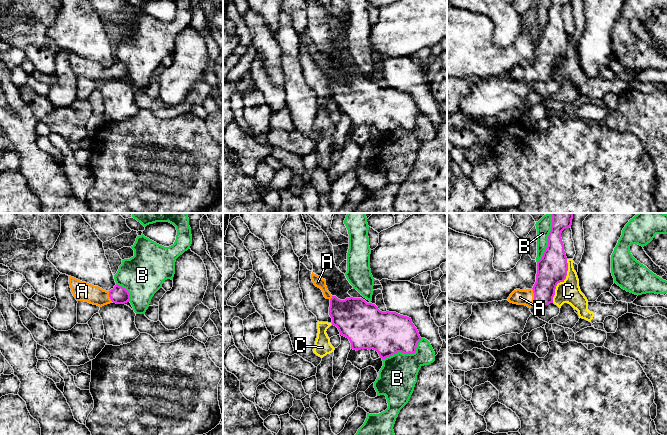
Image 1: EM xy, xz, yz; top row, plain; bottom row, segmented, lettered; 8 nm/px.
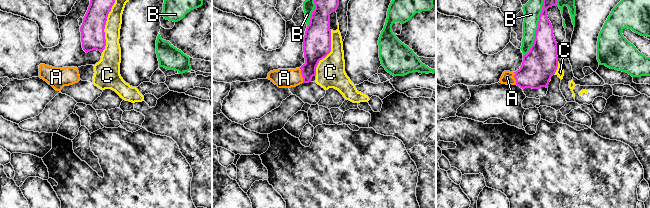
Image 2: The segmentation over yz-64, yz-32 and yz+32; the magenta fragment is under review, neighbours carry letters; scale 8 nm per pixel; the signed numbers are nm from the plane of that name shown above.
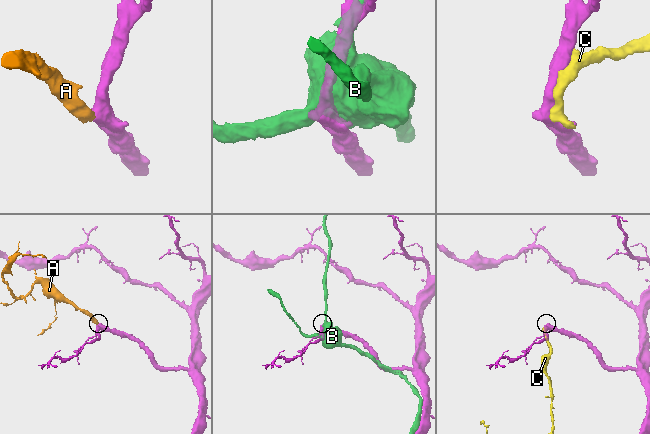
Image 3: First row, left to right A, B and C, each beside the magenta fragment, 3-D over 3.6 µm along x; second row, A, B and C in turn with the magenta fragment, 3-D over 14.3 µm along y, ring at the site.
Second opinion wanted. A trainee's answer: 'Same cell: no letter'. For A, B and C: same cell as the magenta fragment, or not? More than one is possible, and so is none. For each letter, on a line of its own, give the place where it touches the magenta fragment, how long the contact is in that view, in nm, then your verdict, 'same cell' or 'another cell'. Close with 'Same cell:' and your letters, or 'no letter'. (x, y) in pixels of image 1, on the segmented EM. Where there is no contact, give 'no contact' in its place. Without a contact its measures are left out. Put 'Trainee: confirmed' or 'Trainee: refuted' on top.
Trainee: refuted
A: contact yz (534, 296); length 130 nm; same cell
B: contact yz (548, 238); length 420 nm; another cell
C: contact yz (561, 281); length 380 nm; another cell
Same cell: A

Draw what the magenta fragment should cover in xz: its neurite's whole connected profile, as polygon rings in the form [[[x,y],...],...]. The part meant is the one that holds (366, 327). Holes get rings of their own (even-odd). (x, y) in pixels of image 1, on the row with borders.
[[[312,272],[314,285],[330,300],[329,315],[340,335],[349,339],[353,350],[375,350],[385,359],[398,352],[413,354],[421,340],[411,318],[396,312],[382,312],[362,298],[340,300],[332,296],[326,280]]]

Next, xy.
[[[69,276],[69,284],[71,292],[77,301],[88,302],[99,307],[112,302],[125,304],[130,300],[129,292],[117,284],[110,291],[106,291],[98,286],[82,282],[71,276]]]

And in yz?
[[[573,213],[550,214],[552,227],[548,235],[548,246],[537,262],[536,282],[532,289],[514,290],[508,297],[510,303],[525,305],[528,308],[534,304],[553,303],[557,284],[566,279],[568,263],[561,233],[564,229],[571,227]]]

